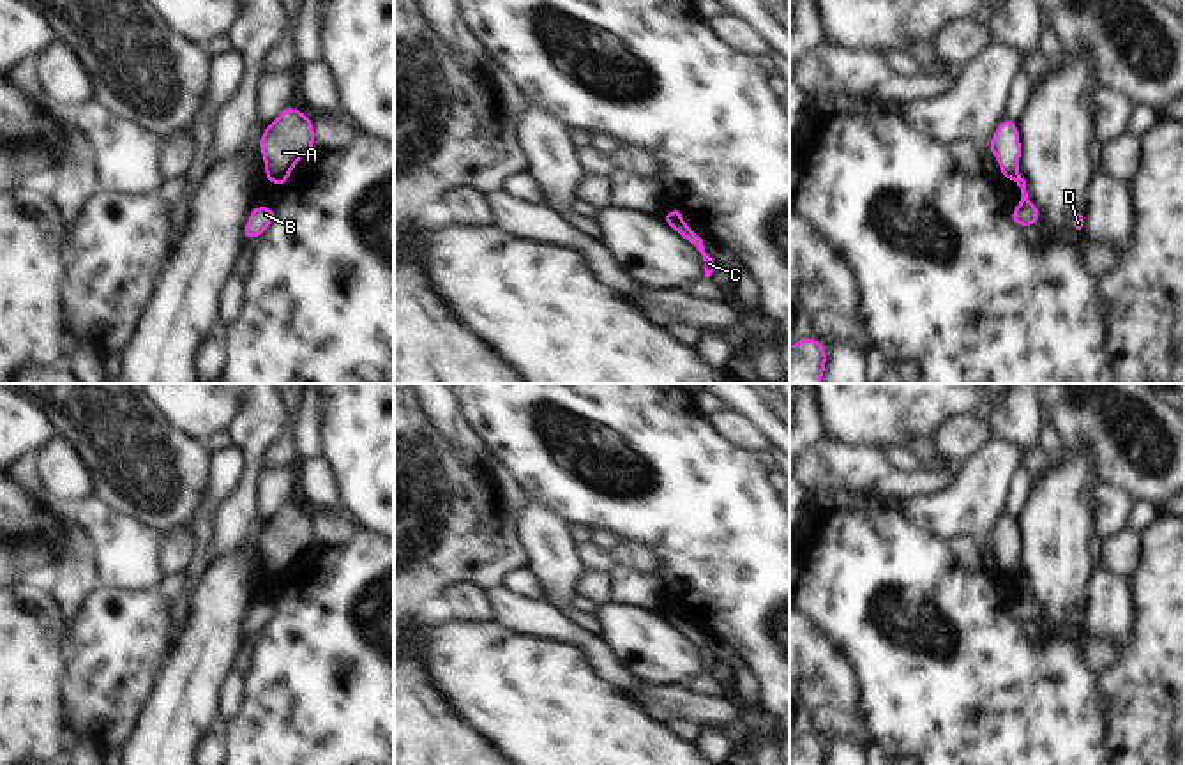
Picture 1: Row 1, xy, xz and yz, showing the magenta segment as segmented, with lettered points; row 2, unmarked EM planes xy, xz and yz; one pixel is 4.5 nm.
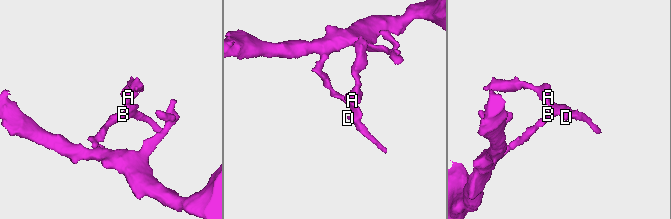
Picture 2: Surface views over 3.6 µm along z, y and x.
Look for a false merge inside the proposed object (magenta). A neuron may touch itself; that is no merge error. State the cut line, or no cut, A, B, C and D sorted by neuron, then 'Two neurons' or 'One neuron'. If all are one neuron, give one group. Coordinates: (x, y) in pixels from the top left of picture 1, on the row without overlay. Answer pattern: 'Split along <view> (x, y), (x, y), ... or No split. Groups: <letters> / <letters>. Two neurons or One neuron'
Split along yz (1019, 573), (1014, 576). Groups: A / B C D. Two neurons.

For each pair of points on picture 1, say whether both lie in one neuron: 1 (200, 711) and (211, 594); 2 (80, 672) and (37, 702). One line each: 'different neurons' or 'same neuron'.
1: same neuron
2: different neurons

